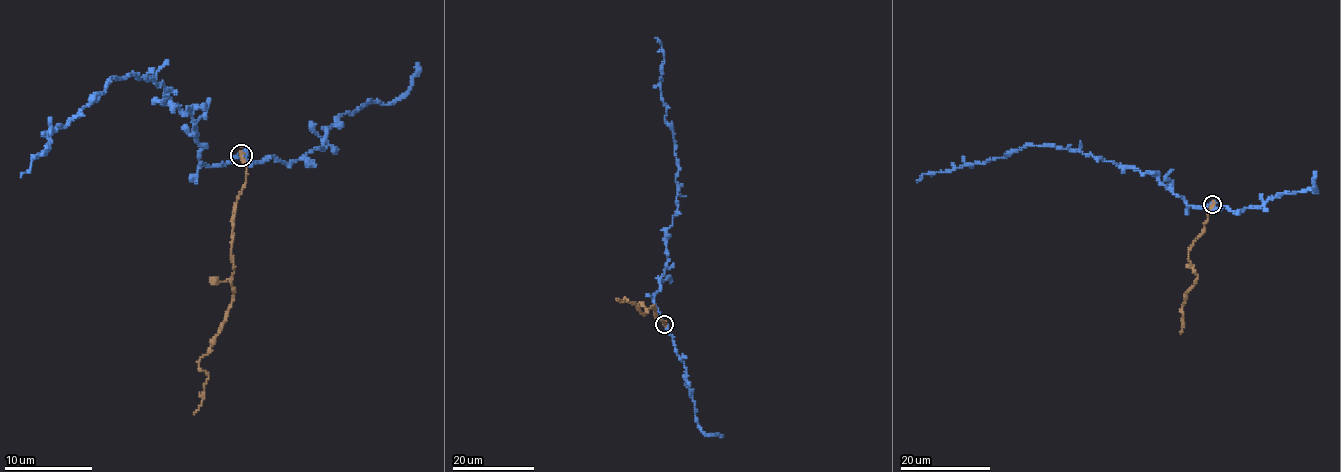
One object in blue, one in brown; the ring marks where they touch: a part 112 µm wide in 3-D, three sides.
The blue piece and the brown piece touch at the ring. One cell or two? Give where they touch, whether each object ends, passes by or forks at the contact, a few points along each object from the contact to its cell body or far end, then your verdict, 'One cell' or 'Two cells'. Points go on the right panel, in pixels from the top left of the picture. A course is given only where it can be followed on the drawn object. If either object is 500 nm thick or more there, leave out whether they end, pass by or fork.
Place: (1212, 204). At the ring blue passes by. At the ring brown ends. Course of blue: (1212, 204), (1188, 205), (1151, 173), (1054, 146), (1025, 145), (983, 163), (925, 173), (916, 183). Course of brown: (1212, 204), (1203, 231), (1189, 250), (1188, 260), (1197, 278), (1181, 307), (1181, 333). One cell

